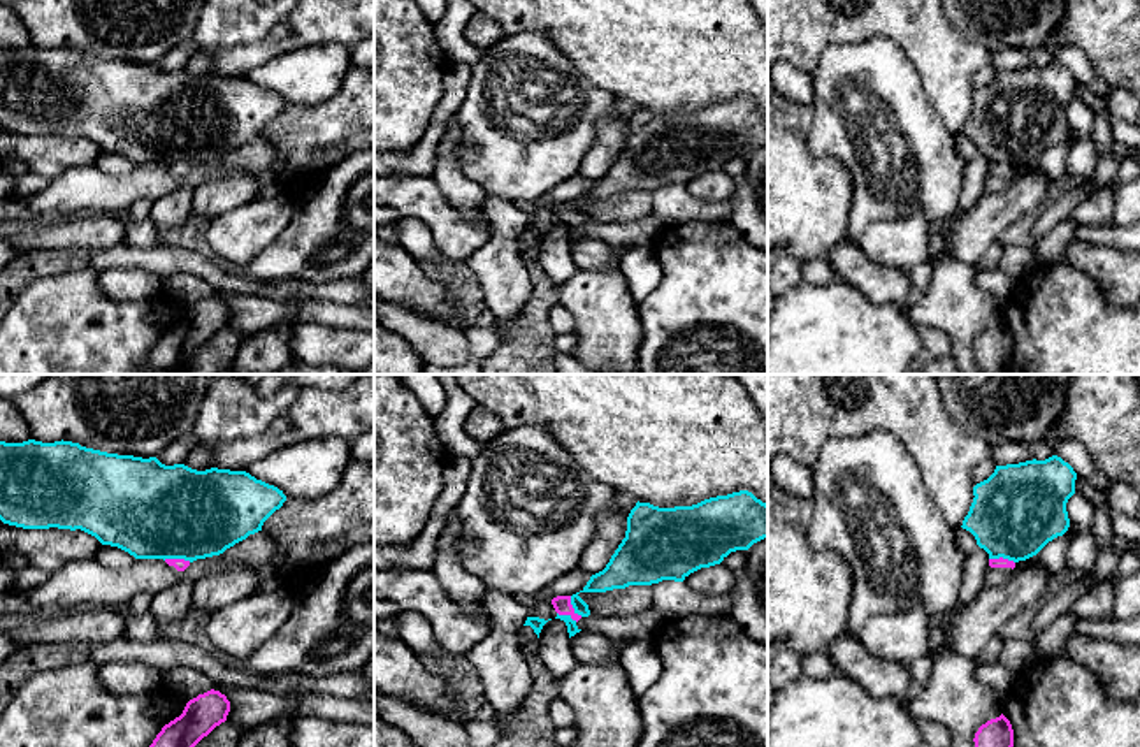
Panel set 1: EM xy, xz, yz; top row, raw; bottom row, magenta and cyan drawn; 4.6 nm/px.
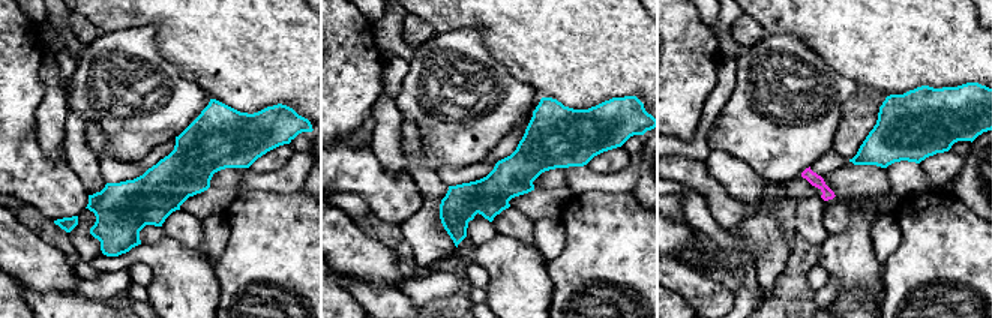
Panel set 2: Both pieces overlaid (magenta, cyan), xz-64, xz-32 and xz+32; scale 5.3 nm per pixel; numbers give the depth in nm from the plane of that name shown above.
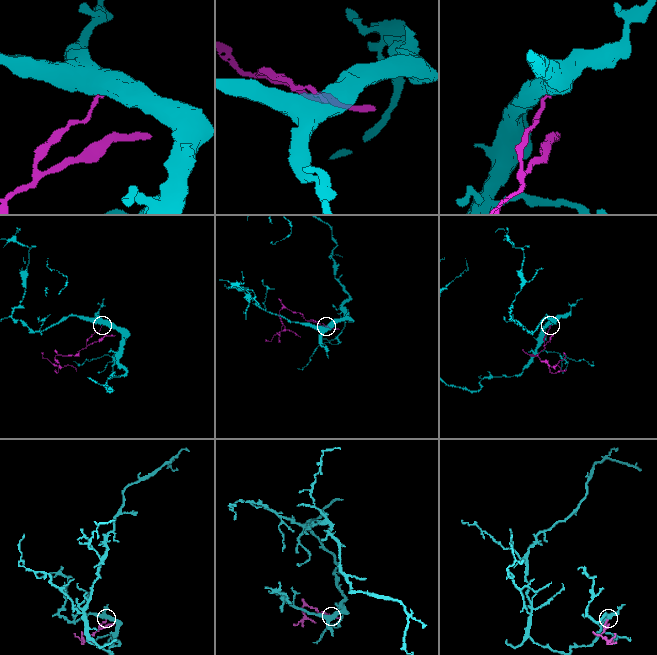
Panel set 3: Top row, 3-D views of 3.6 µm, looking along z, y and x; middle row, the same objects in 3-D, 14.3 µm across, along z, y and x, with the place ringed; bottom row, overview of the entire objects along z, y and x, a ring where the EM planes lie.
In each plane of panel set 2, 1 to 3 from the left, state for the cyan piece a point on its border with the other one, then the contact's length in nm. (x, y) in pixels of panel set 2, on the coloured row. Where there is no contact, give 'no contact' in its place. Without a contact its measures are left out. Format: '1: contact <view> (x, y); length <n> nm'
1: no contact
2: no contact
3: no contact

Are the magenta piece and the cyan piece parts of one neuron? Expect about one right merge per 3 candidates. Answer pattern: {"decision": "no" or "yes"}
{"decision": "no"}

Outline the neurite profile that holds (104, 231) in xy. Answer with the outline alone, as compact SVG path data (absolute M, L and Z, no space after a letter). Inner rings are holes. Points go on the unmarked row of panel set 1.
M102 211L79 220L56 220L44 227L2 221L0 236L26 253L63 248L111 250L125 243L125 225L111 211Z

